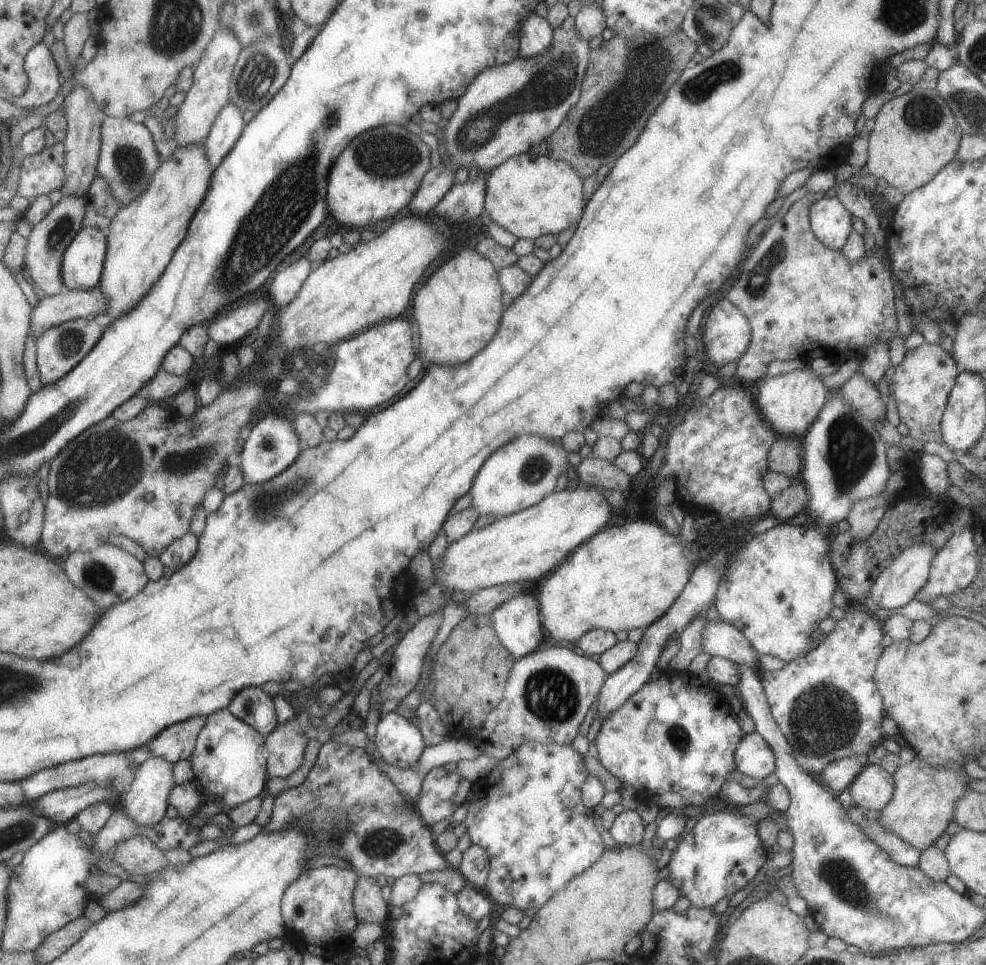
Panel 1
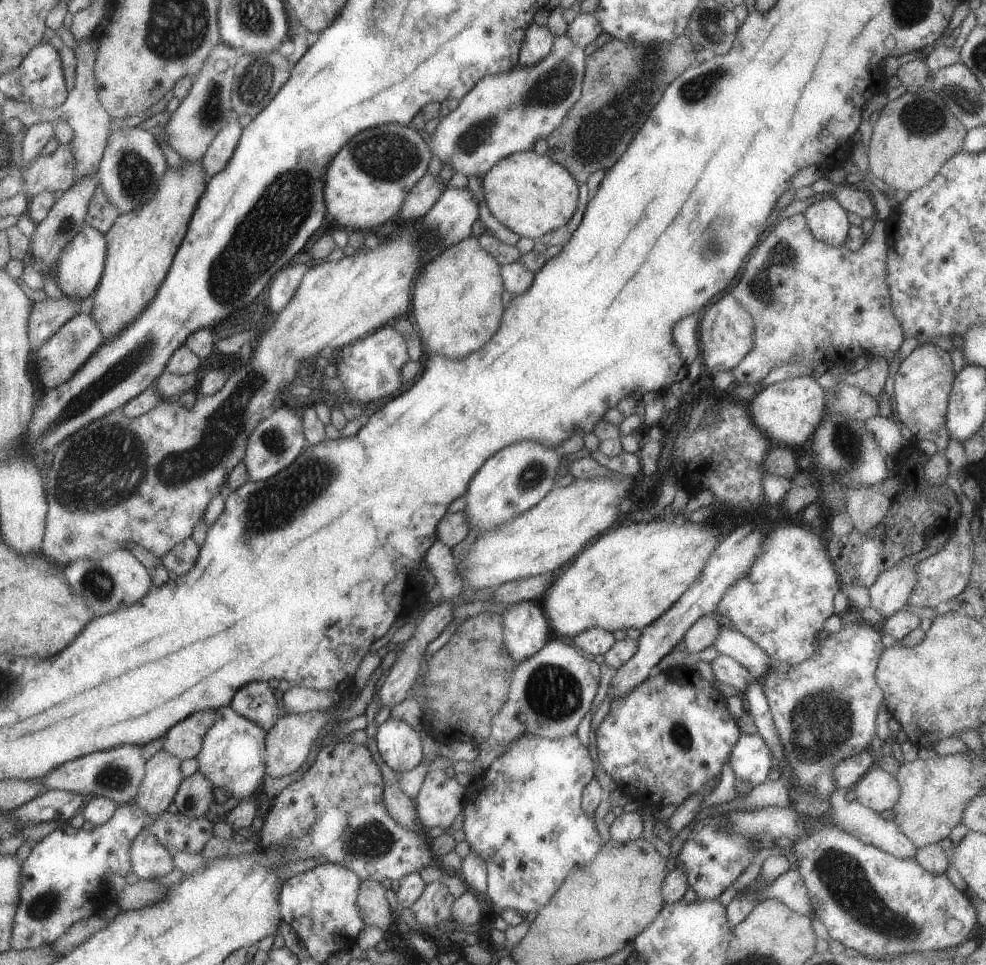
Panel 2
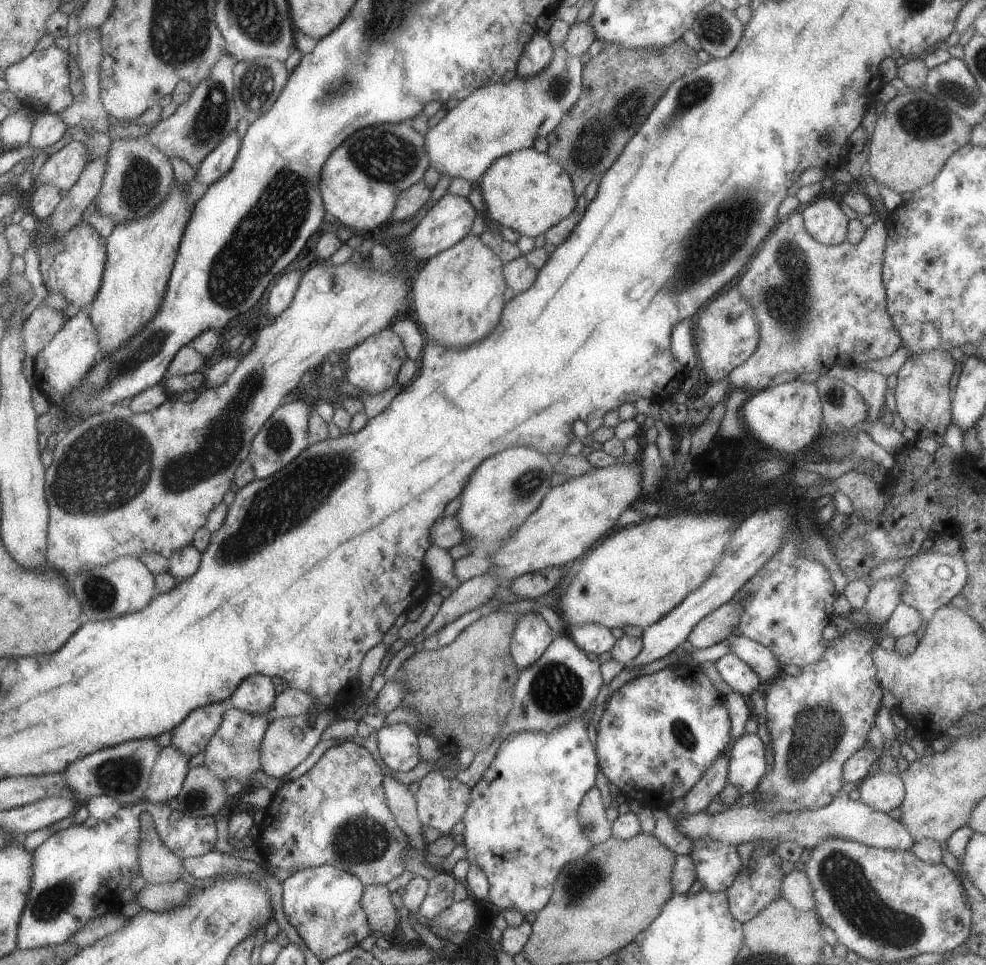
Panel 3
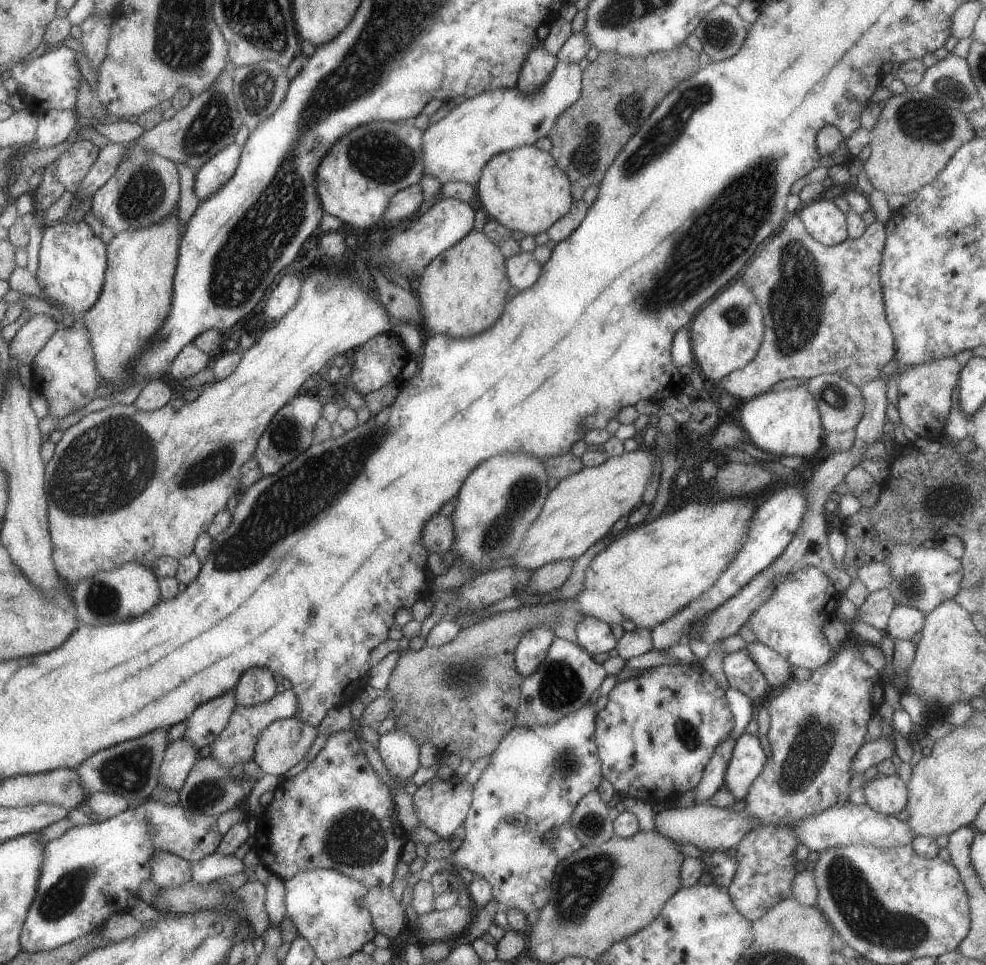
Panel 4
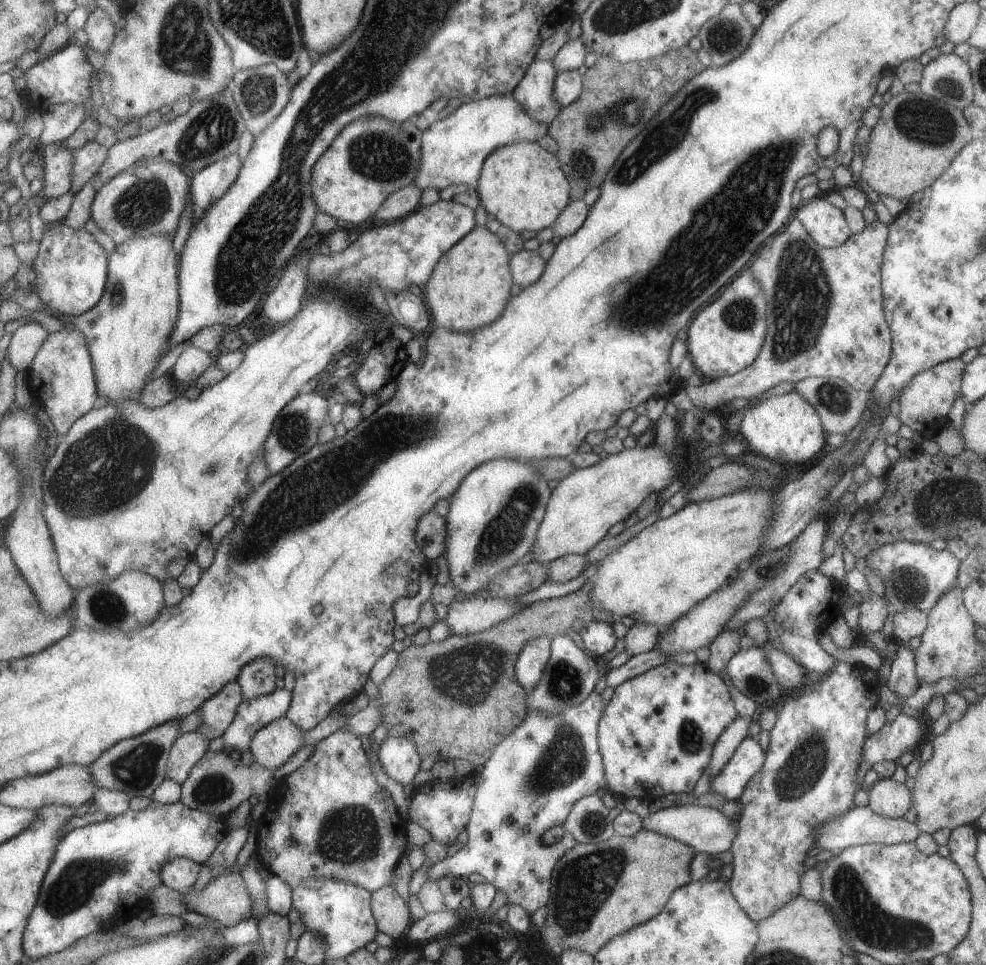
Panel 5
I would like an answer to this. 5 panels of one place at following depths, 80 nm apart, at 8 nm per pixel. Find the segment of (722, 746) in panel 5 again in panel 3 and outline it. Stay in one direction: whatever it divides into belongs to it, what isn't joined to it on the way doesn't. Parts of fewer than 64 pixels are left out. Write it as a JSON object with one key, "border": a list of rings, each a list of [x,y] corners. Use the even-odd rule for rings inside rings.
{"border":[[[721,753],[703,771],[701,778],[693,784],[689,792],[684,796],[685,808],[677,816],[677,819],[689,813],[699,812],[705,809],[711,800],[717,799],[717,794],[727,783],[728,760],[729,755]]]}

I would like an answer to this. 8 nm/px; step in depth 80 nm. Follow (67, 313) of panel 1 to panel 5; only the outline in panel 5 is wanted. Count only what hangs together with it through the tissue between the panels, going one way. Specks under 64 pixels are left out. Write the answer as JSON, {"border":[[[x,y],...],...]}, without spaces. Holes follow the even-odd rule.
{"border":[[[36,322],[25,323],[11,333],[6,359],[16,372],[28,373],[31,361],[46,336],[45,327]]]}

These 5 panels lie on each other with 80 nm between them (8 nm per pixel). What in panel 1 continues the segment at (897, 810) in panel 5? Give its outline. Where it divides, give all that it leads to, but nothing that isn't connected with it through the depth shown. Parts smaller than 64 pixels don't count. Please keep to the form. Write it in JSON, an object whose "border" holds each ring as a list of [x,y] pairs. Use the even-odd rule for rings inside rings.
{"border":[[[872,761],[860,770],[848,786],[855,805],[877,812],[891,800],[893,789],[892,775]]]}

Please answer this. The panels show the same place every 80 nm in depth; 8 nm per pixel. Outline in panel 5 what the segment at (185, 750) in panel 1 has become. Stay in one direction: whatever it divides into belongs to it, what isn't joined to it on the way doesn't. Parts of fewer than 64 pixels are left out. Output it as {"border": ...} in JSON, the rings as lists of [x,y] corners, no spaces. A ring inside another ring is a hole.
{"border":[[[237,679],[227,682],[200,706],[202,721],[195,731],[207,737],[208,742],[213,738],[221,737],[243,699]]]}

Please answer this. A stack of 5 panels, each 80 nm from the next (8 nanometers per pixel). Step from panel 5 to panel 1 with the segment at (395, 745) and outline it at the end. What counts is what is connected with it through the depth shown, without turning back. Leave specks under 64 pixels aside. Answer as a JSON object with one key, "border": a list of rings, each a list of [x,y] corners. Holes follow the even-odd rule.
{"border":[[[395,711],[378,718],[372,740],[381,760],[400,769],[415,765],[425,747],[420,730]]]}

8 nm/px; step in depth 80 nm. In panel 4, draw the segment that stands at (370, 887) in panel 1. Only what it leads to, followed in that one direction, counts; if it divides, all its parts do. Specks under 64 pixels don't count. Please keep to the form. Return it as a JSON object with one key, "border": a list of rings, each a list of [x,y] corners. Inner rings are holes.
{"border":[[[390,887],[370,888],[362,902],[369,911],[376,932],[387,938],[395,938],[408,926],[404,906],[393,898]]]}

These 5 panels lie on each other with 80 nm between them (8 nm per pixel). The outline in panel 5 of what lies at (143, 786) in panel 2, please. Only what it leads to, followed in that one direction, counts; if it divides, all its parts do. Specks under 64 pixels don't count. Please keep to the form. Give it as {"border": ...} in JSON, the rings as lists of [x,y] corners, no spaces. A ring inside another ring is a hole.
{"border":[[[199,731],[181,733],[170,746],[165,776],[181,784],[193,765],[207,751],[208,738]]]}

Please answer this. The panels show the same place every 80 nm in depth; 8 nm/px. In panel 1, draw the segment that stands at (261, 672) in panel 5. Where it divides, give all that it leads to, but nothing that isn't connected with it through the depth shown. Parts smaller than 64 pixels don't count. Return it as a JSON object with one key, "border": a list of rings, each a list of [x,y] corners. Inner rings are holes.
{"border":[[[260,686],[245,687],[232,695],[229,712],[252,726],[265,738],[277,725],[272,697]]]}

